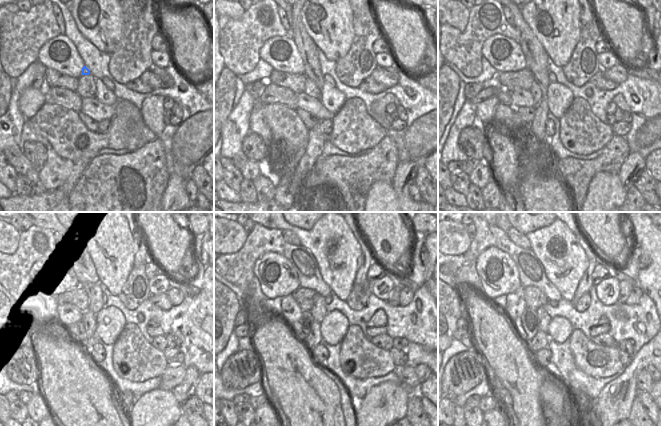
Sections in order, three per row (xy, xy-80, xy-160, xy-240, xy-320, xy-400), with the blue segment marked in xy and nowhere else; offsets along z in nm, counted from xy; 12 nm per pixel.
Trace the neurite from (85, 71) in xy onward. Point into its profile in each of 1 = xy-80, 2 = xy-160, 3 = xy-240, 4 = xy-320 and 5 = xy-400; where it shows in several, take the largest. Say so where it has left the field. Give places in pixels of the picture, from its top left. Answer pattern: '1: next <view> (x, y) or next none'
1: next xy-80 (307, 49)
2: next xy-160 (536, 57)
3: next xy-240 (93, 290)
4: next xy-320 (318, 311)
5: next xy-400 (544, 319)

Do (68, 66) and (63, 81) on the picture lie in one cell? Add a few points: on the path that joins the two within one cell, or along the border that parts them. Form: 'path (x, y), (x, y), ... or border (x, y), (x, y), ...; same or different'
border (47, 67), (74, 76), (77, 79); different

